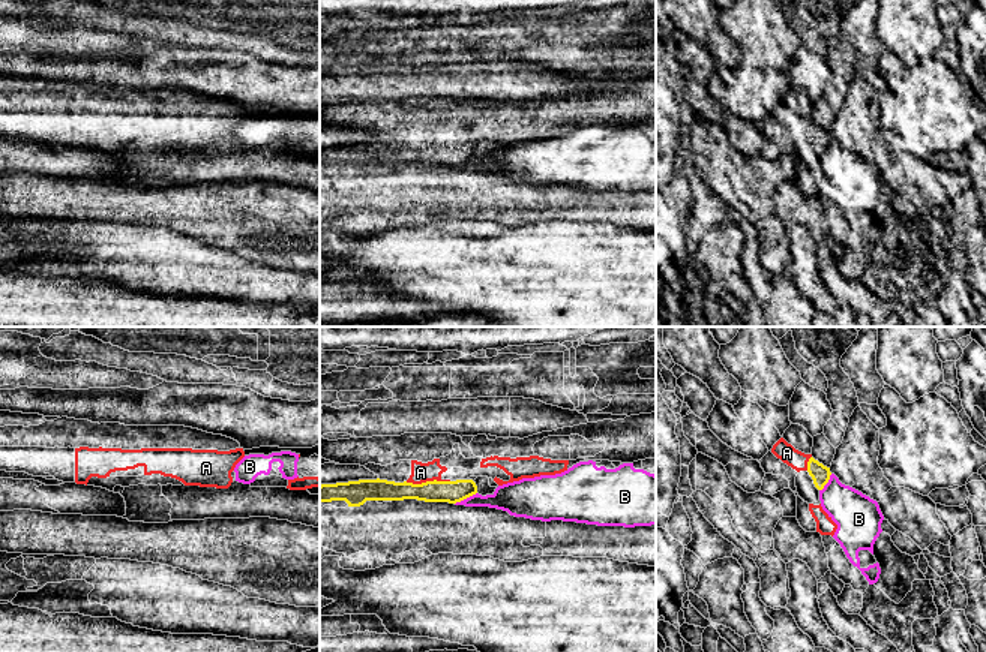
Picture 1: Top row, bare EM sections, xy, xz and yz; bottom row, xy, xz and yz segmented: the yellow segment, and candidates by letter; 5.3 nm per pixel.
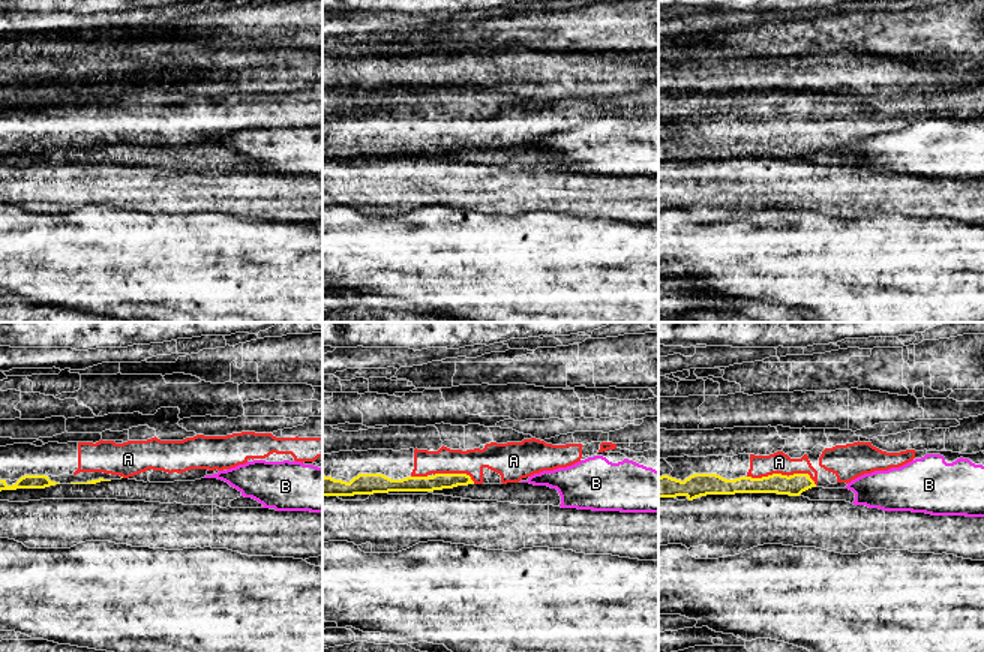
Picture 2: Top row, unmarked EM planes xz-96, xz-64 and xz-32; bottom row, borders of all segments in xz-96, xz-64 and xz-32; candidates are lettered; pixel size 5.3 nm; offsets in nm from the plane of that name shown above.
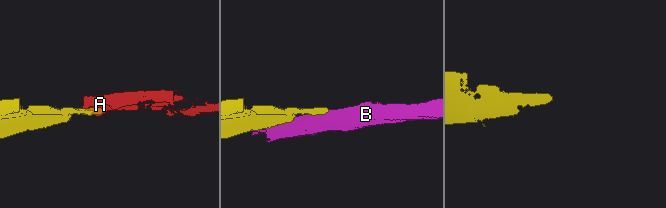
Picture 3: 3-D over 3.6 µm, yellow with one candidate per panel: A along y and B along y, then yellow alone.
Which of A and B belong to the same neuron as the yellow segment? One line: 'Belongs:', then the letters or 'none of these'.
Belongs: A

